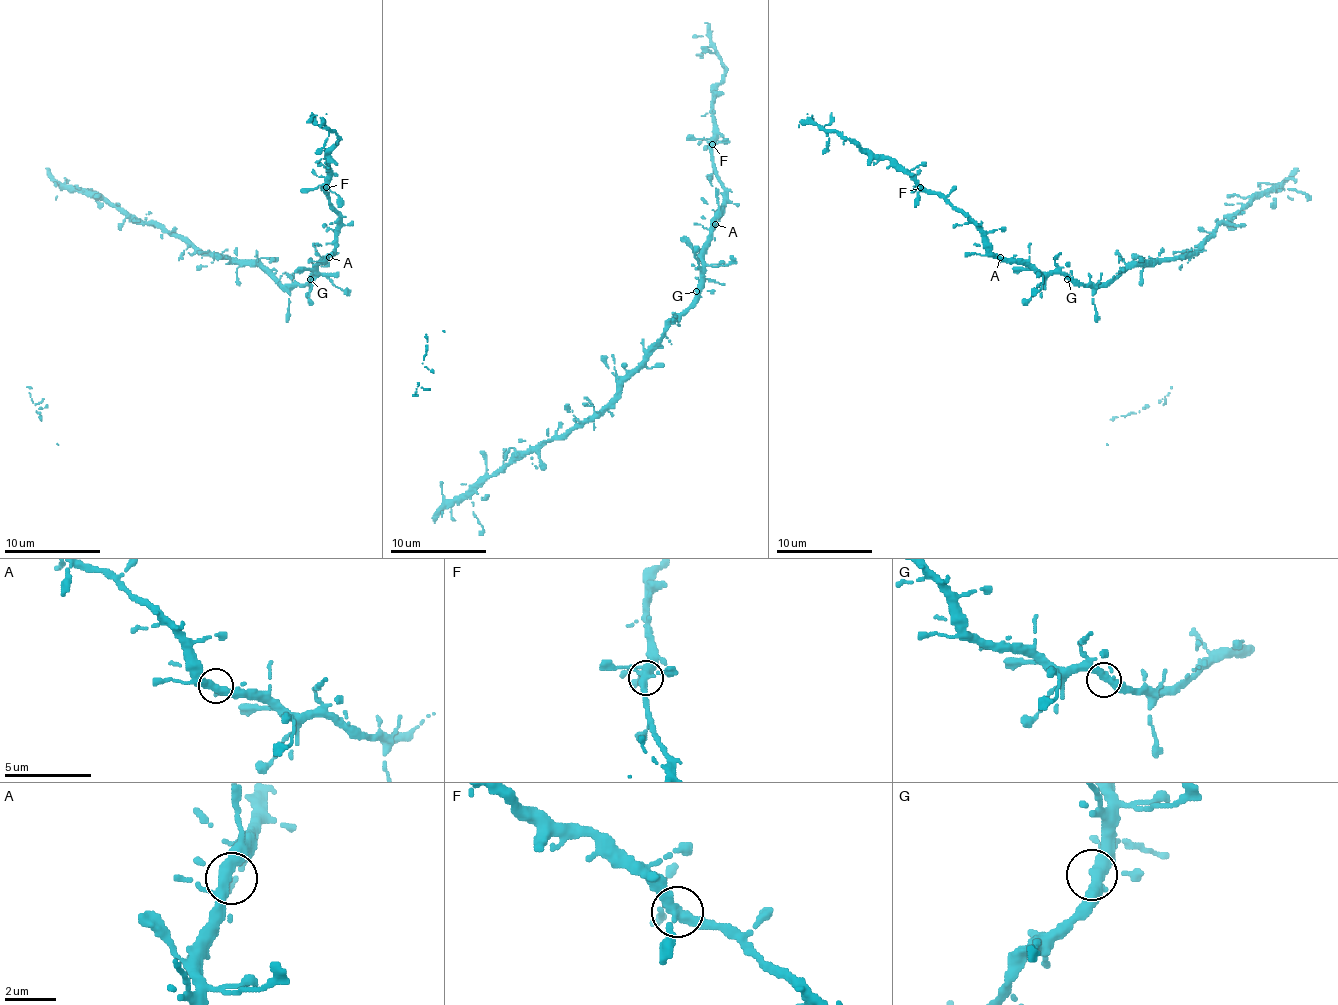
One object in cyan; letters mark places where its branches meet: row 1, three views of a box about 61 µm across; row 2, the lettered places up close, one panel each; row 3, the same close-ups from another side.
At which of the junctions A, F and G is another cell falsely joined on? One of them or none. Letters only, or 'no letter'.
no letter

